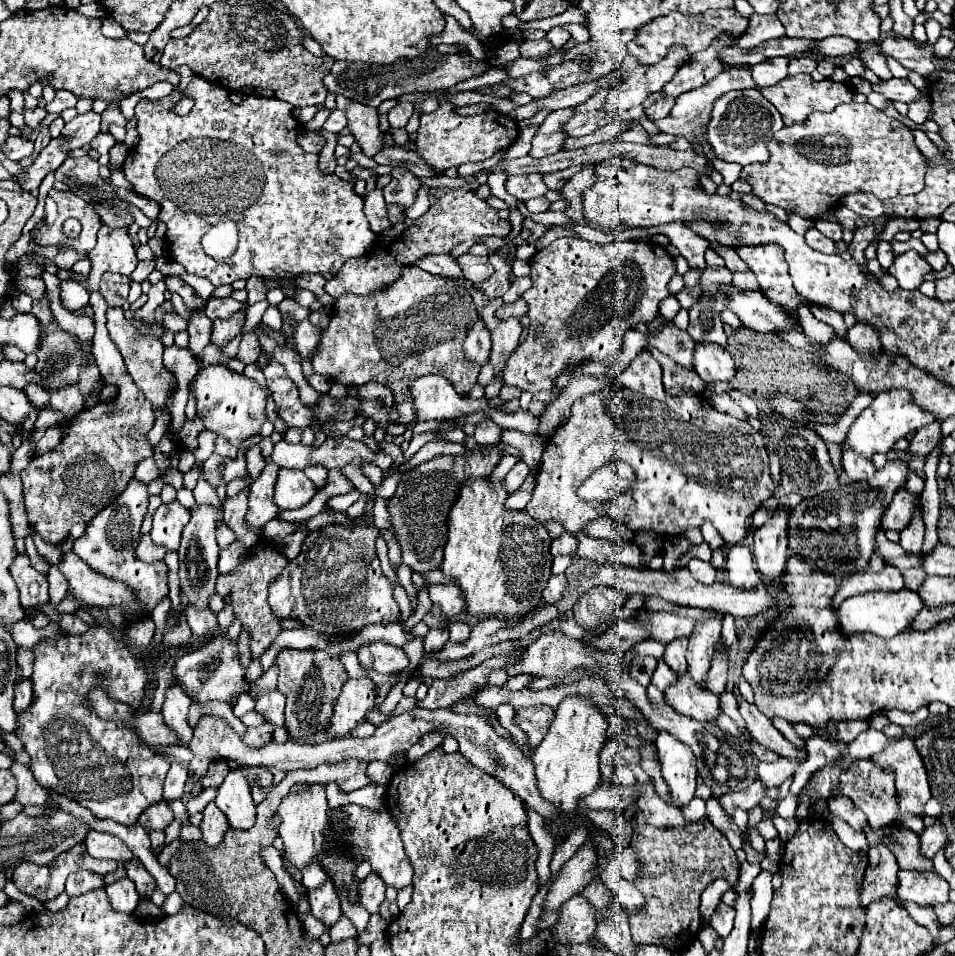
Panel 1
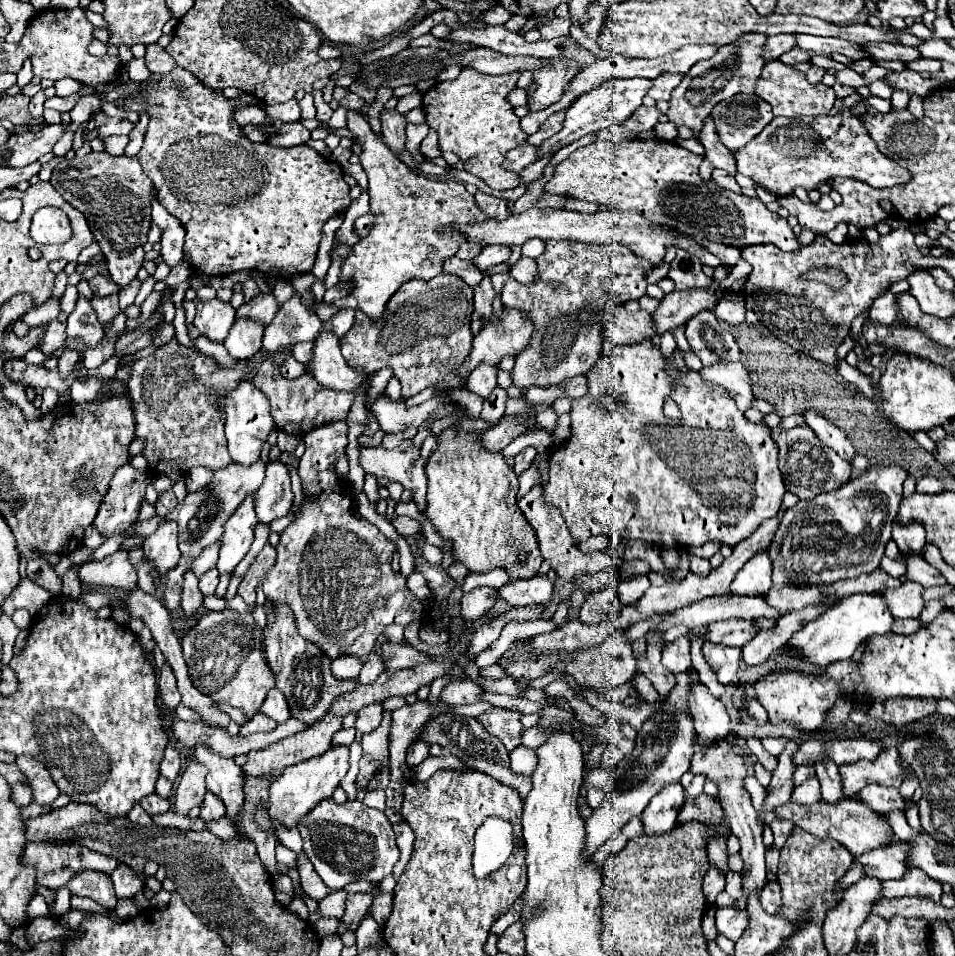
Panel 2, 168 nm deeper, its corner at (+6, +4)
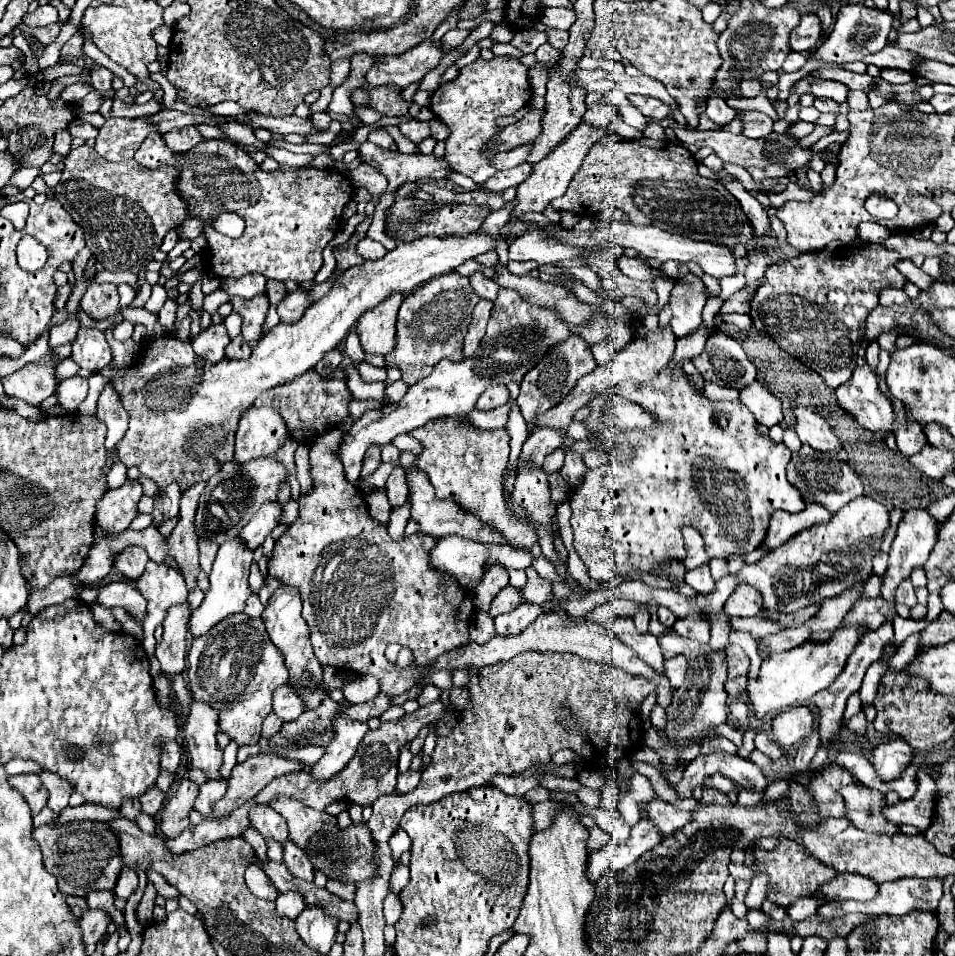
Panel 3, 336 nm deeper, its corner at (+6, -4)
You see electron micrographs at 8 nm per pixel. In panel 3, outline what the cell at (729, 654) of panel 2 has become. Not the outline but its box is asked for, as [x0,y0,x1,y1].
[727,645,749,679]

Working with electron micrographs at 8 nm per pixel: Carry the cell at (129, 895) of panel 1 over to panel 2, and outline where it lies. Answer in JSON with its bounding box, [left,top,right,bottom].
[111,863,145,899]

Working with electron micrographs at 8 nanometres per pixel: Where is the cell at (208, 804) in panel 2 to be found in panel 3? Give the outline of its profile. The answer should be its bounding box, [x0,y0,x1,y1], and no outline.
[195,781,227,817]

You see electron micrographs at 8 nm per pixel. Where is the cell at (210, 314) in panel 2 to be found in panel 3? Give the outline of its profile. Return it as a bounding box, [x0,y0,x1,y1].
[193,325,229,363]

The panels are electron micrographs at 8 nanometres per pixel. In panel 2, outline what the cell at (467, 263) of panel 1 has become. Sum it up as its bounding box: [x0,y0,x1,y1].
[469,245,511,273]

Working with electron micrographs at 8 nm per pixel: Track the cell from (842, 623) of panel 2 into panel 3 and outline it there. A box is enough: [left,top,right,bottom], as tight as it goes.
[747,627,863,719]

